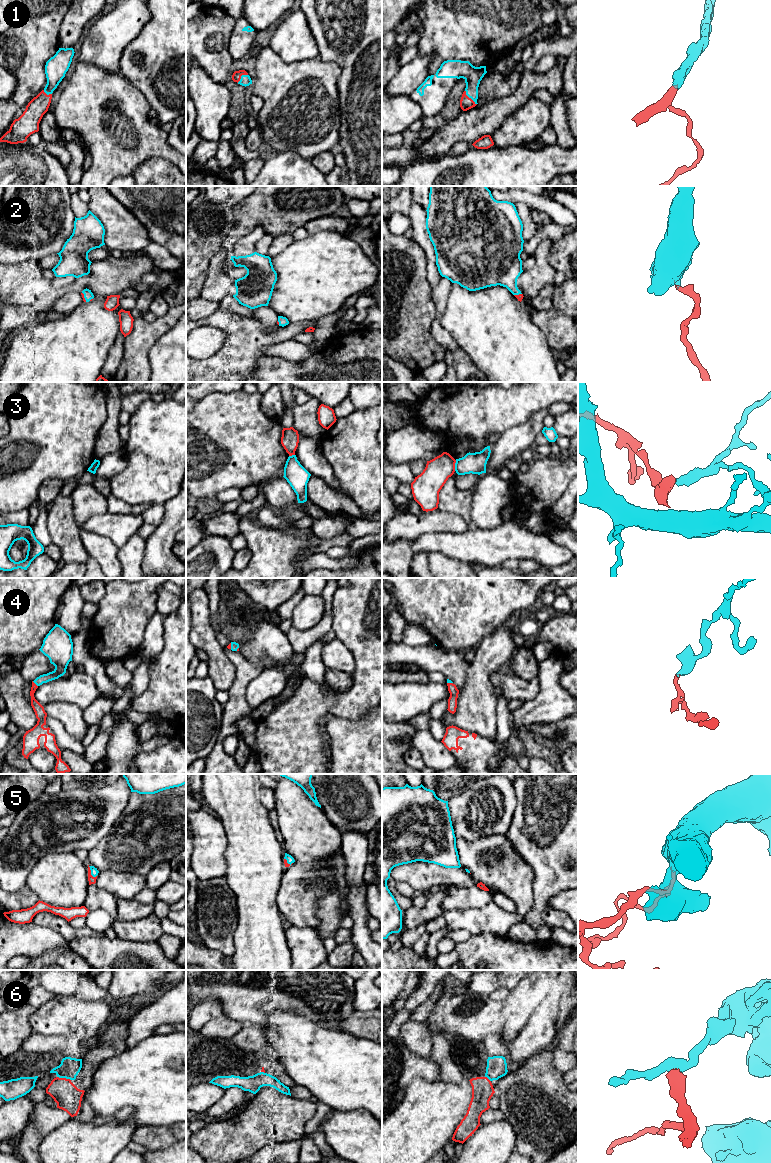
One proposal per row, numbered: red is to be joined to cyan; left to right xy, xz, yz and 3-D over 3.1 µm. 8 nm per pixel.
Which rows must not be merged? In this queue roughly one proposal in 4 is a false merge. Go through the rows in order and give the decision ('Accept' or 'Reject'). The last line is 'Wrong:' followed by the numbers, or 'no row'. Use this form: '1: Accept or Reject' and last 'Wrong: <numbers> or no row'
1: Accept
2: Accept
3: Reject
4: Accept
5: Accept
6: Reject
Wrong: 3, 6

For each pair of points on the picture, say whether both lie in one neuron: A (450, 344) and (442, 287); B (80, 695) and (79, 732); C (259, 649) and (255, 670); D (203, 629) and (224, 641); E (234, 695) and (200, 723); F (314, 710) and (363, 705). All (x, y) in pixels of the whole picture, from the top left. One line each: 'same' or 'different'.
A: same
B: different
C: different
D: different
E: different
F: different

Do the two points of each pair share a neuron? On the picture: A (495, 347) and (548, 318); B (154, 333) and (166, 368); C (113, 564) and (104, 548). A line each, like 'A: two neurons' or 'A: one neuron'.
A: two neurons
B: two neurons
C: one neuron

